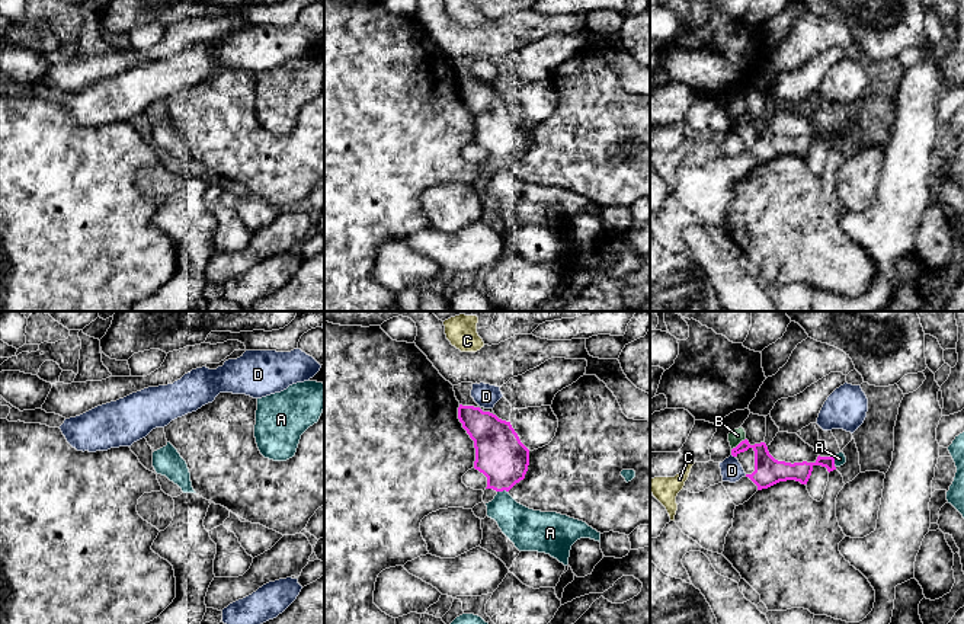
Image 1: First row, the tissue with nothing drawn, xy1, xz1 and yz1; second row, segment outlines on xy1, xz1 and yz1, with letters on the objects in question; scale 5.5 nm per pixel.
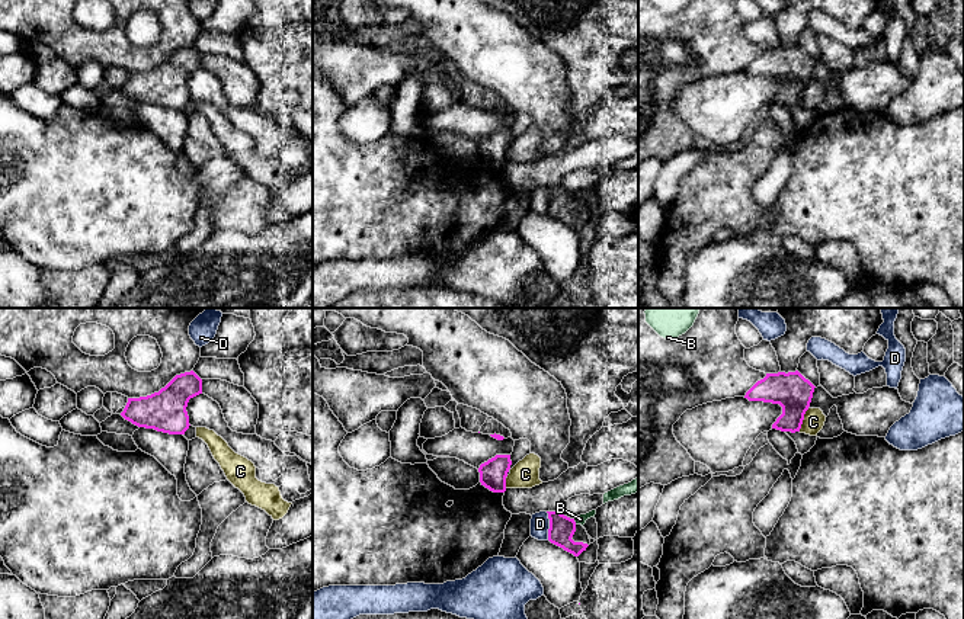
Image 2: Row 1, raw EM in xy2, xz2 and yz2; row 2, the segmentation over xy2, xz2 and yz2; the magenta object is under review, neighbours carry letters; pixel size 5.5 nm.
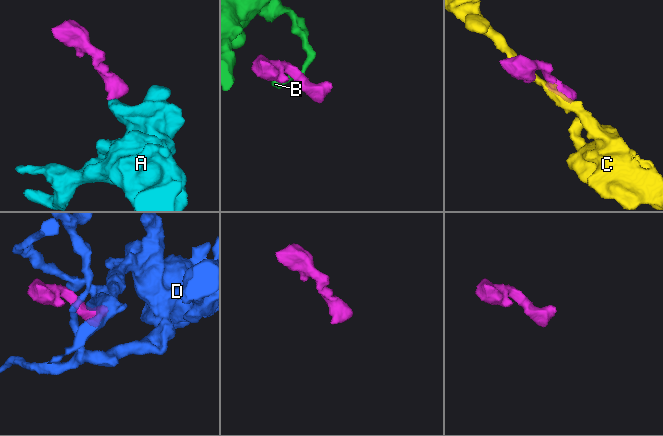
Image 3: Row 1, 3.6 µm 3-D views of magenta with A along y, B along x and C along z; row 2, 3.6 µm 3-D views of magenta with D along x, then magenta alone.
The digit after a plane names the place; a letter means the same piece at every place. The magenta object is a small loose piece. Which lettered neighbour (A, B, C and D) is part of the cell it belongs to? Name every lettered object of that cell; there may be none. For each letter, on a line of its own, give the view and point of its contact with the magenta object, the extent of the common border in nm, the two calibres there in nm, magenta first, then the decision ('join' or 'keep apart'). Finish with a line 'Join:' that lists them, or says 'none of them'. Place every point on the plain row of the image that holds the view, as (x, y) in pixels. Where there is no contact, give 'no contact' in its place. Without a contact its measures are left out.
A: meets magenta in xz1 at (502, 165); contact 60 nm long; 280 nm thick on the magenta side, 220 nm on the other; join
B: meets magenta in yz1 at (739, 118); contact 100 nm long; 160 nm thick on the magenta side, 80 nm on the other; keep apart
C: meets magenta in yz2 at (803, 93); contact 140 nm long; 200 nm thick on the magenta side, 120 nm on the other; keep apart
D: meets magenta in xz2 at (550, 201); contact 160 nm long; 140 nm thick on the magenta side, 110 nm on the other; keep apart
Join: A

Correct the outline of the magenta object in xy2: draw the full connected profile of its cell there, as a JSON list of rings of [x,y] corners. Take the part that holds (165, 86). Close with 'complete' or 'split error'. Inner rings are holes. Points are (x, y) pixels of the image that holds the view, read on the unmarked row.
[[[193,46],[176,49],[164,62],[147,71],[128,73],[121,90],[138,102],[169,109],[189,103],[186,86],[190,73],[202,68],[202,54]]]; complete

